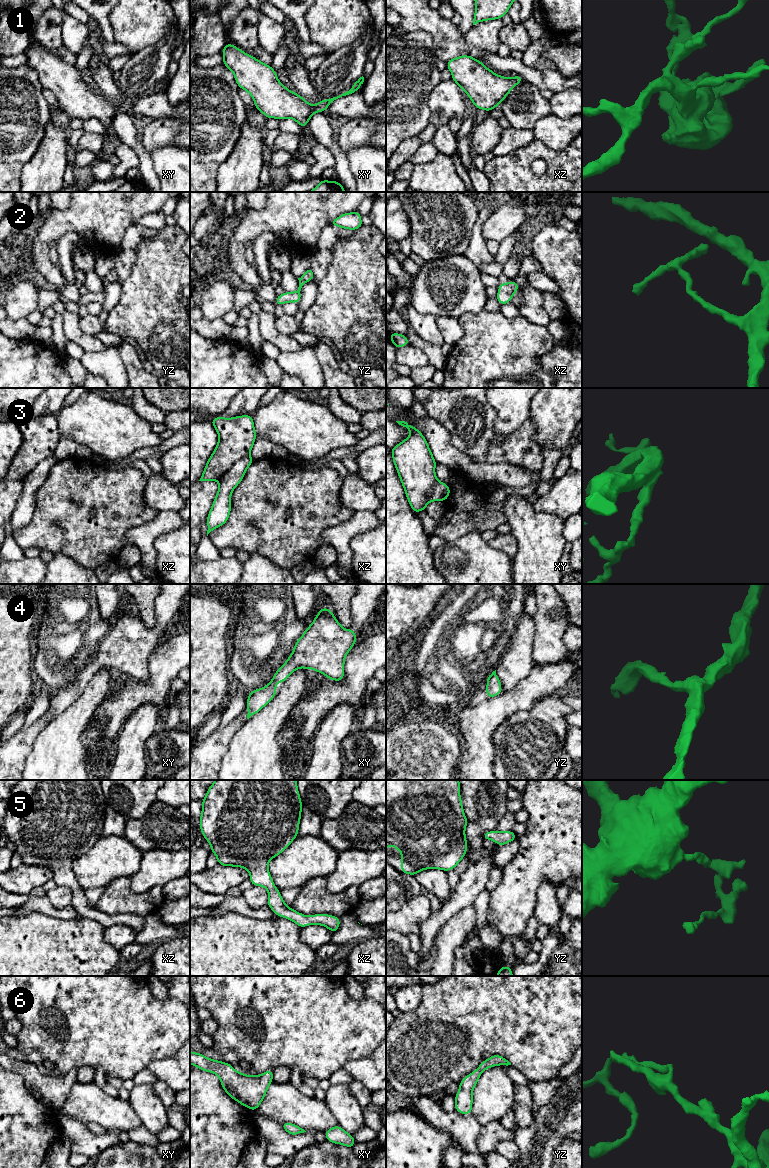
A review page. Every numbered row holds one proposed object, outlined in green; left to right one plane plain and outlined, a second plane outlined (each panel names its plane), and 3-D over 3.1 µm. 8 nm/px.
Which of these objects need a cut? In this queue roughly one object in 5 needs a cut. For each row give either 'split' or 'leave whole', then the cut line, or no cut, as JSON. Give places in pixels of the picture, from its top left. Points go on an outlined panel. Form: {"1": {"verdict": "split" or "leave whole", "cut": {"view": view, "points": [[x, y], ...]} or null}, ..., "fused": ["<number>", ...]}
{"1": {"verdict": "leave whole", "cut": null}, "2": {"verdict": "leave whole", "cut": null}, "3": {"verdict": "leave whole", "cut": null}, "4": {"verdict": "leave whole", "cut": null}, "5": {"verdict": "leave whole", "cut": null}, "6": {"verdict": "leave whole", "cut": null}, "fused": []}

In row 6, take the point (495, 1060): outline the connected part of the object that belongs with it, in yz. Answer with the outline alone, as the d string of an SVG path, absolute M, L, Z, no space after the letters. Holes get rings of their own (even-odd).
M492 1055L484 1060L479 1067L460 1081L458 1093L455 1096L455 1109L460 1114L472 1114L472 1091L482 1072L492 1066L511 1065L511 1063L500 1055Z

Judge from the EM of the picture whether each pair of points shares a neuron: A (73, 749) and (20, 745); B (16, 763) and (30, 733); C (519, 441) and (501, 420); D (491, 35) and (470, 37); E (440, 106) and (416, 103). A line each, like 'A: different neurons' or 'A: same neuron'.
A: different neurons
B: same neuron
C: different neurons
D: same neuron
E: different neurons

